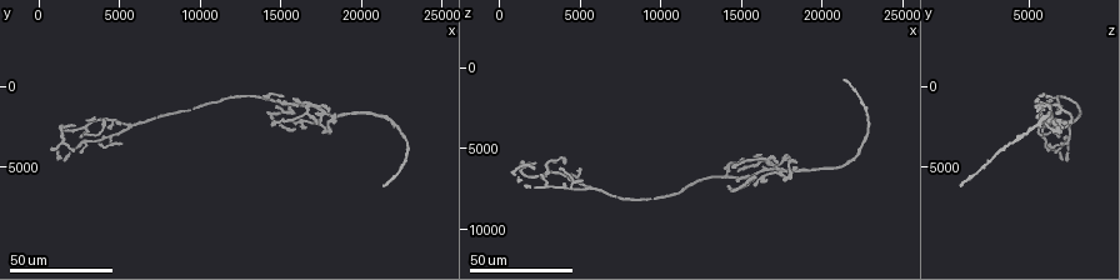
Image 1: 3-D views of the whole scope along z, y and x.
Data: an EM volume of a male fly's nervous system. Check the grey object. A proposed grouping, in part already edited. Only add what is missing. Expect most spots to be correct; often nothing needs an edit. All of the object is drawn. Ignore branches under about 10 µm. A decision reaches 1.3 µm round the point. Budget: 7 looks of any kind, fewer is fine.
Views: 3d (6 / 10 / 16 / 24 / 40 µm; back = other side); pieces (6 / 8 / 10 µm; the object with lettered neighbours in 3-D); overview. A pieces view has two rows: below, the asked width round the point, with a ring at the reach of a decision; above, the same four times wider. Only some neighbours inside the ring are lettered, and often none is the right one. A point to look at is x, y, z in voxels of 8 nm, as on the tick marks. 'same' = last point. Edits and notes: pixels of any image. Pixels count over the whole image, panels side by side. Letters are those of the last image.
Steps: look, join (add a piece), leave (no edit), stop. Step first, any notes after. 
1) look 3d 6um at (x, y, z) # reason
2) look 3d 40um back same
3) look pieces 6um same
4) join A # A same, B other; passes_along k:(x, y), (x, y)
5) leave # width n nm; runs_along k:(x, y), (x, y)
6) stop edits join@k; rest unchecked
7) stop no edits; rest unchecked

look 3d 40um at (16000, 2800, 6800) # free end

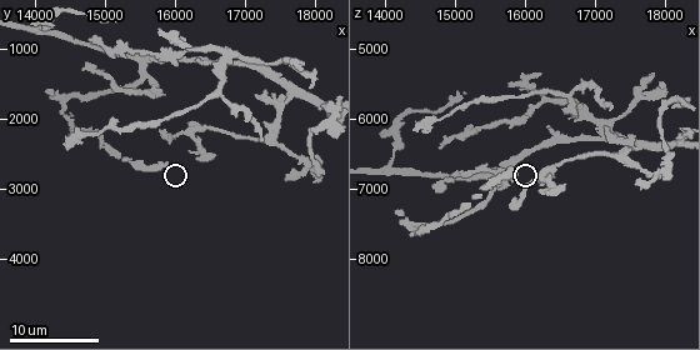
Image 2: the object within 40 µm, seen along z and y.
look pieces 6um at (15900, 2700, 6750) # see the neighbours

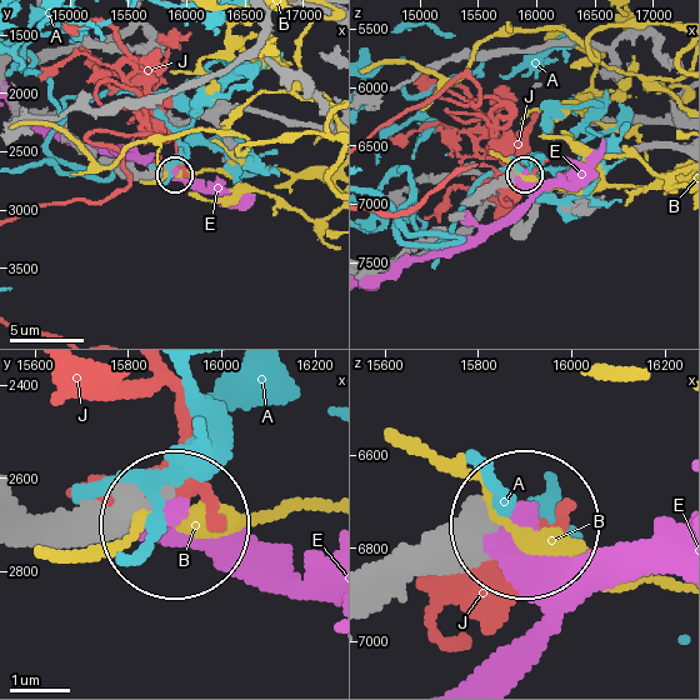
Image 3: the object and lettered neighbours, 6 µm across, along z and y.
leave # A other, B other, E other, J other; no lettered piece goes on from it

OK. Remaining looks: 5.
look pieces 8um at (17250, 2300, 5850) # branch stops here

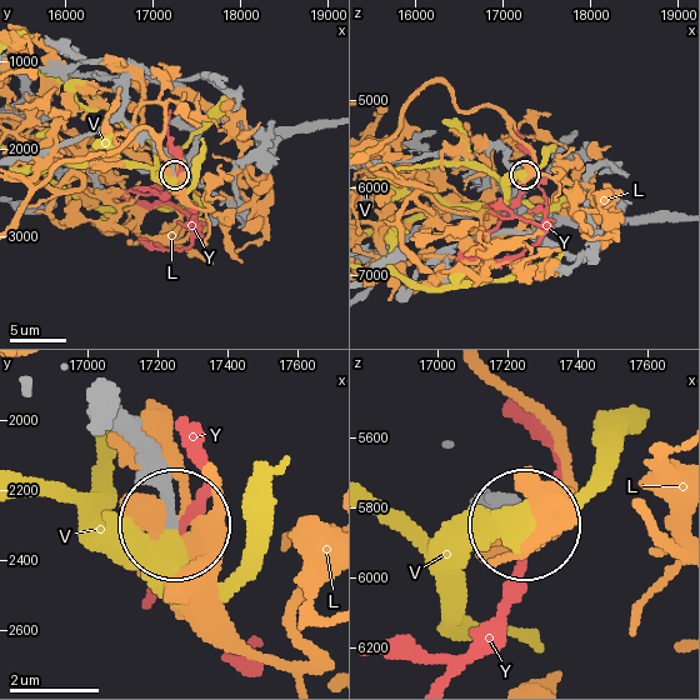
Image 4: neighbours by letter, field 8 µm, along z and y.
leave # width 250 nm; L other, V other, Y other; runs_along 4:(93, 390), (138, 441), (175, 516); no lettered piece goes on from it

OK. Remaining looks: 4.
look pieces 6um at (17950, 1550, 5500) # an open end

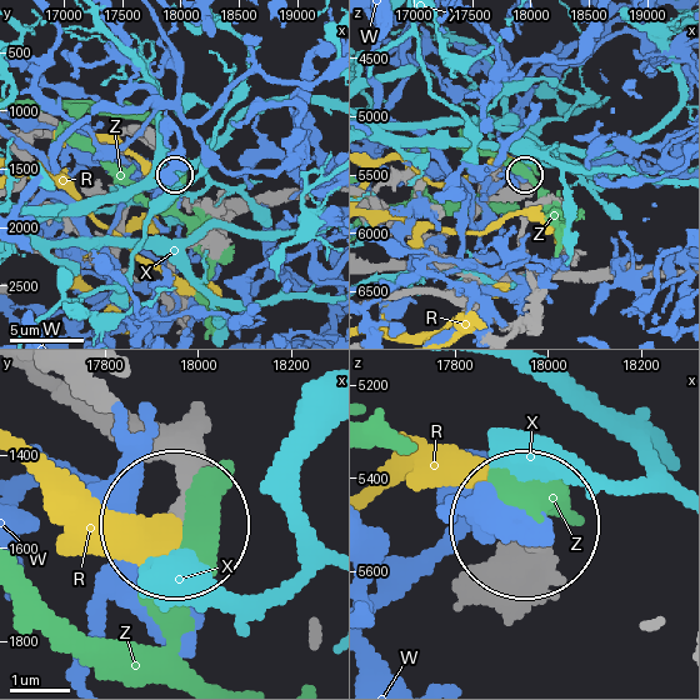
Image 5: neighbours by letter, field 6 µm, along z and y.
leave # R other, W other, X other, Z other; no lettered piece goes on from it

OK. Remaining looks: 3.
stop no edits; rest unchecked

